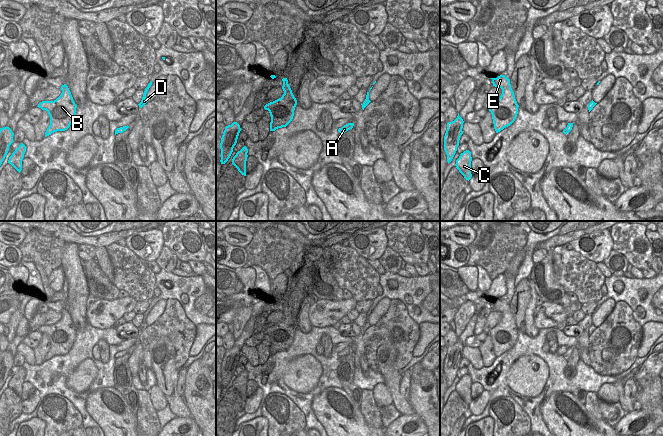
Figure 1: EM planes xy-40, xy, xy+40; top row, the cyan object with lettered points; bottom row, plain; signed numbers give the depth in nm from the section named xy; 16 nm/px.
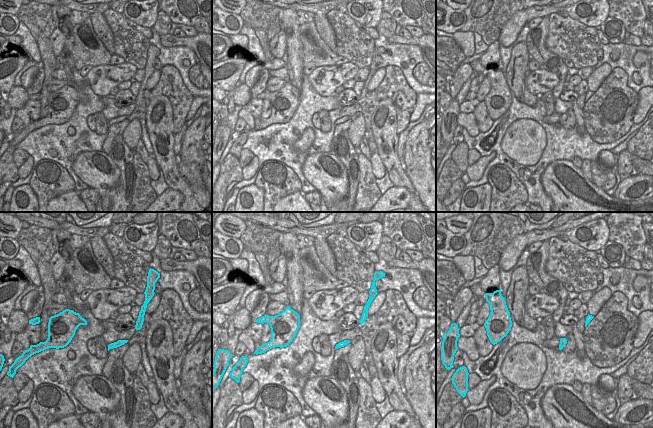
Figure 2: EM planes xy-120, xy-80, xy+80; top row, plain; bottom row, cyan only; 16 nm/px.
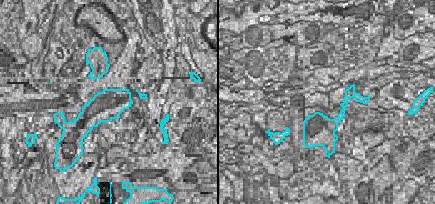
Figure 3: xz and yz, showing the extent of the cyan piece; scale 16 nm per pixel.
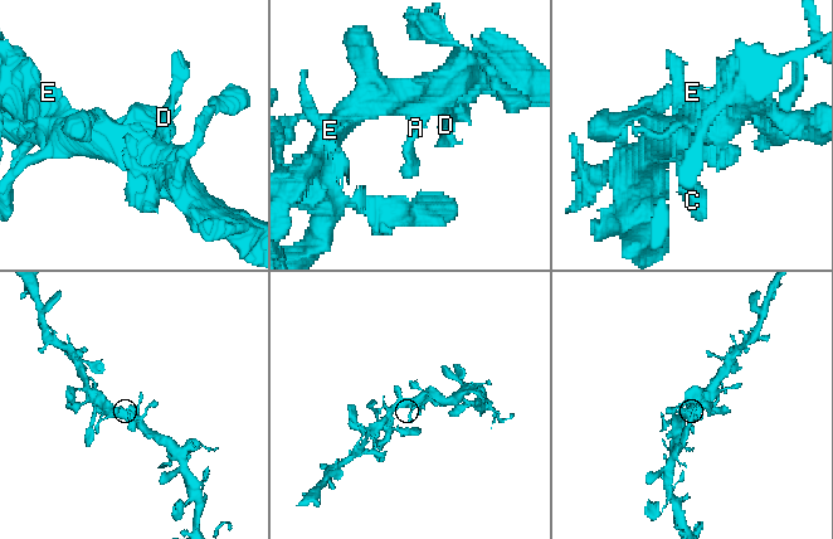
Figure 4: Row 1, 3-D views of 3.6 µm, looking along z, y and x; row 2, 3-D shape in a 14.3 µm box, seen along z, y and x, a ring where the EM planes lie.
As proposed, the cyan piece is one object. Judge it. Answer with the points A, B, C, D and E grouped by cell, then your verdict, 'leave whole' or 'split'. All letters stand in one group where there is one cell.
A B C D E; leave whole

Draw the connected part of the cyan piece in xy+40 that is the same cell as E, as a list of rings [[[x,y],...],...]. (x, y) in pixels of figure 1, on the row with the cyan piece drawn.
[[[505,75],[497,78],[490,78],[493,86],[501,88],[502,94],[500,98],[489,107],[492,114],[494,129],[496,133],[510,126],[516,119],[518,114],[517,101],[511,88],[510,79]]]

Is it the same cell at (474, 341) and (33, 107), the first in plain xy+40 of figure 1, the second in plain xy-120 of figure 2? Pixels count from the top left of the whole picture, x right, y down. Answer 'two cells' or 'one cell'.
one cell

